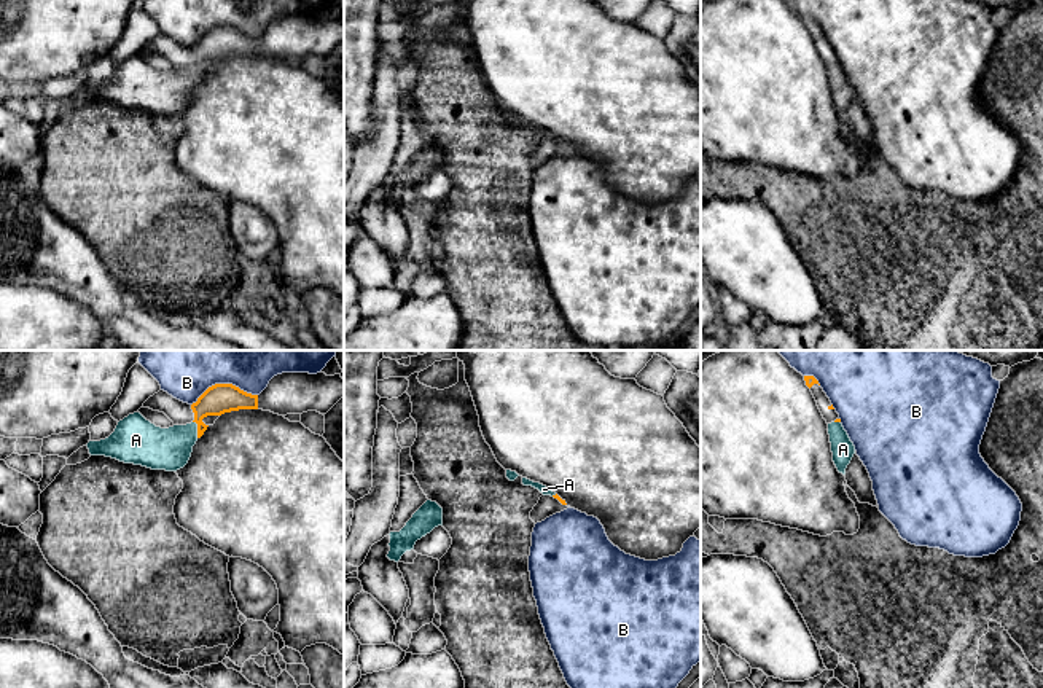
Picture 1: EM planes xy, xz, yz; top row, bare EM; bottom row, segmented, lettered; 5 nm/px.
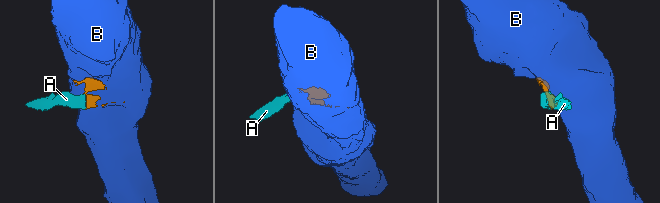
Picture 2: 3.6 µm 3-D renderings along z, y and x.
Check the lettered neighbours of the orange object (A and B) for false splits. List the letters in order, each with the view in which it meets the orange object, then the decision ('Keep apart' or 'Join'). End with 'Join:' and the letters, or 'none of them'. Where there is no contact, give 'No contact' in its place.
A: Touches orange in xy. Join
B: Touches orange in xy. Keep apart
Join: A

